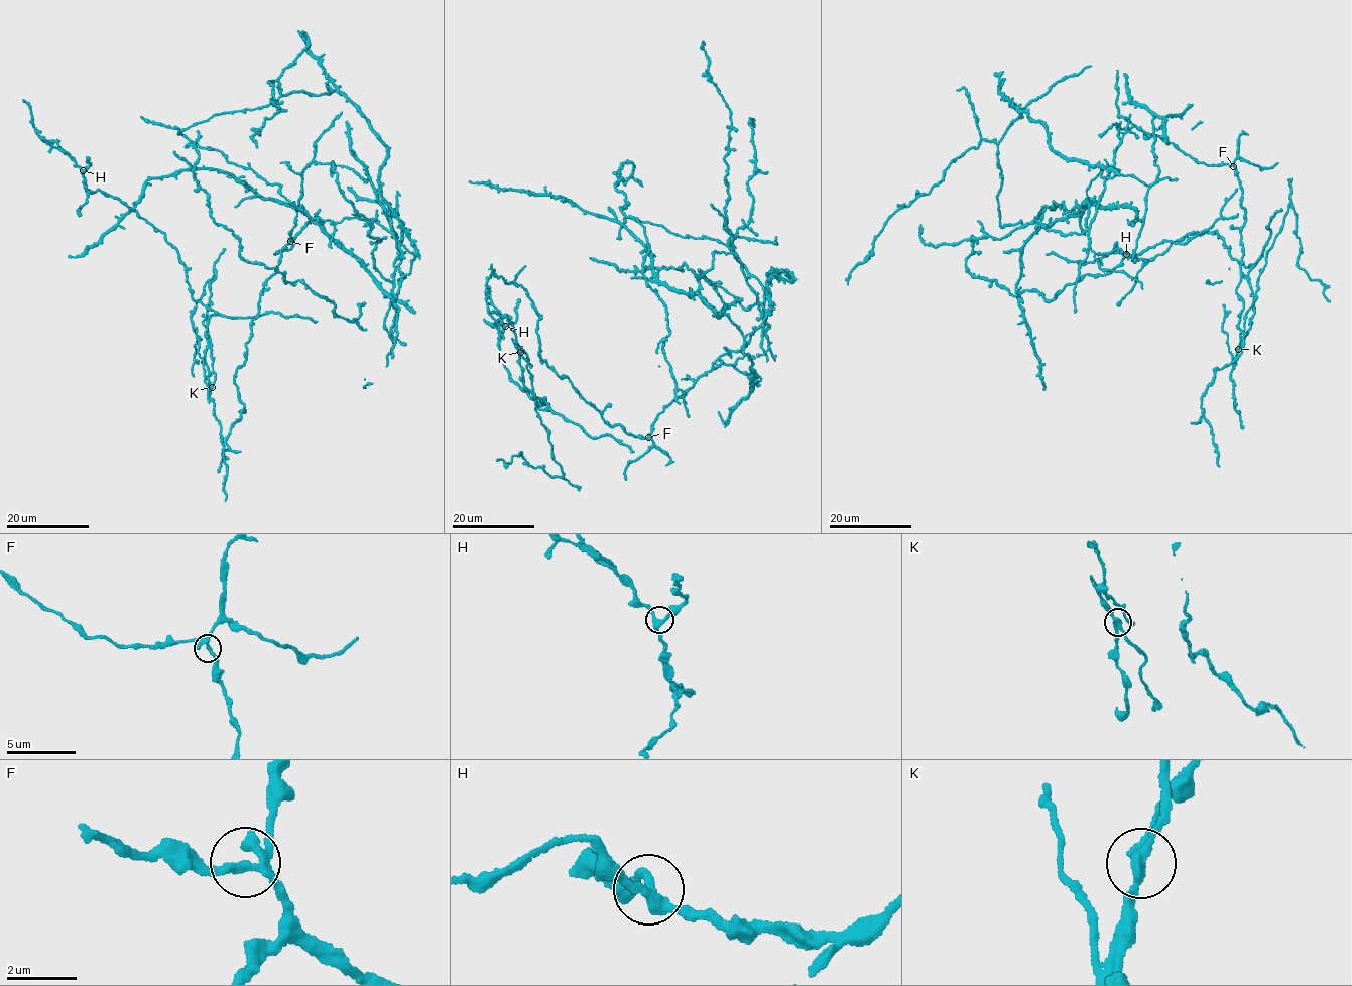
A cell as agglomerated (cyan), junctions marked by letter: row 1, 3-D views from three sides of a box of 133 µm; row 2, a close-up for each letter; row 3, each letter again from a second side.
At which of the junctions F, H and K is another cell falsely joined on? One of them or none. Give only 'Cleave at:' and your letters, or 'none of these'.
Cleave at: K

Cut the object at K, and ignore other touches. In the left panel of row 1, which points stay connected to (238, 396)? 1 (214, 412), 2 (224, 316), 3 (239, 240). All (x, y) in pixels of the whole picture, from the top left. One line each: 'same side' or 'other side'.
1: other side
2: same side
3: same side

